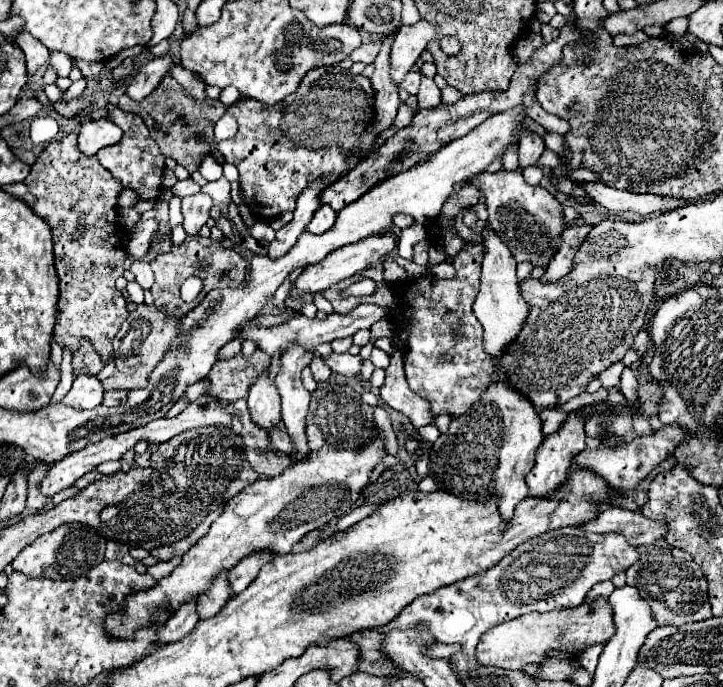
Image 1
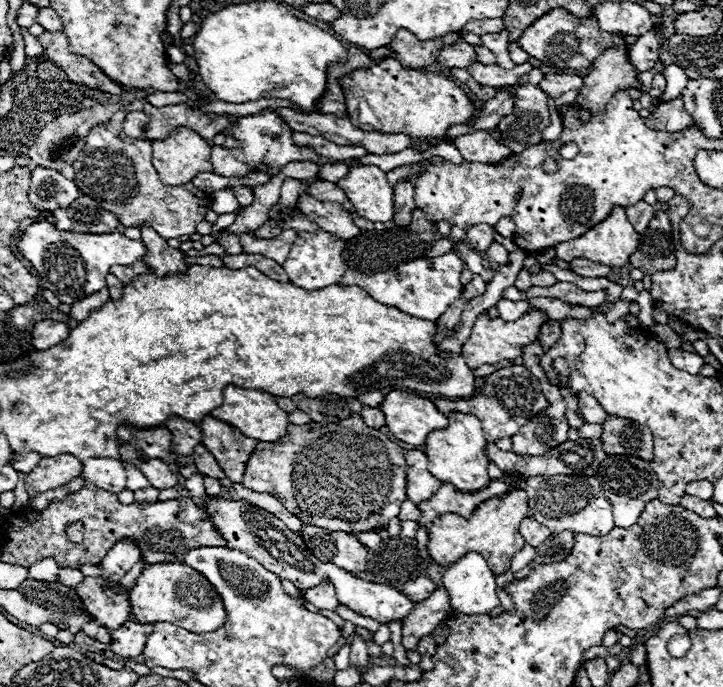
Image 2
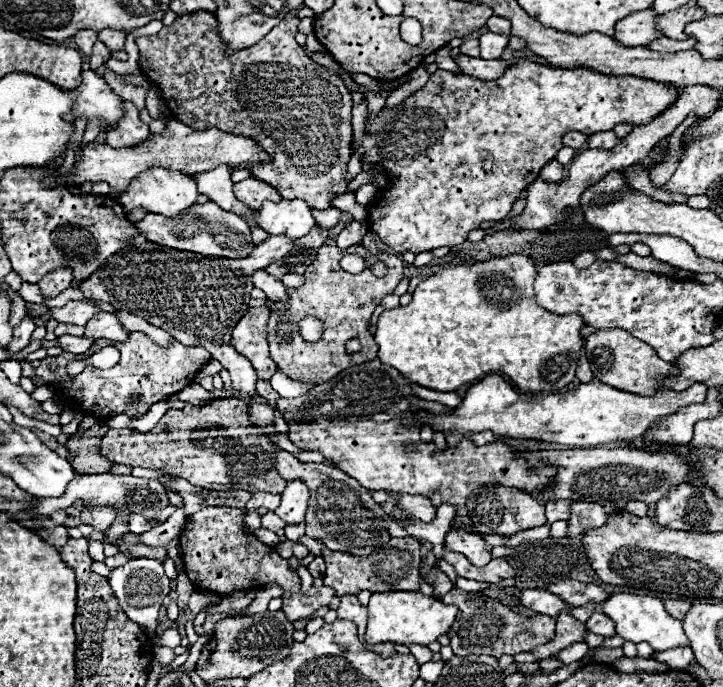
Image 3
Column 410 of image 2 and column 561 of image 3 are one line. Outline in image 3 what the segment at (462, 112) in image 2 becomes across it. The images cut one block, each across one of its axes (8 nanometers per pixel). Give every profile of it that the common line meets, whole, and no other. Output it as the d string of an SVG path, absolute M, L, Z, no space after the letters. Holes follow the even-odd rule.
M518 60L516 64L512 64L504 76L496 78L496 80L476 80L476 78L468 78L464 74L452 74L446 70L436 70L430 80L426 82L424 88L420 88L418 92L414 92L412 96L408 96L400 106L394 108L382 108L376 116L368 116L366 118L366 128L364 128L364 138L360 142L360 146L356 146L352 142L352 152L360 154L362 162L372 164L374 168L380 168L380 172L386 176L386 184L378 188L376 198L370 200L370 204L366 206L368 216L368 228L386 244L390 246L394 252L404 254L404 252L426 252L426 250L434 250L440 246L458 246L462 244L468 234L472 230L478 230L482 222L492 222L492 220L504 220L508 216L508 212L512 210L514 202L518 200L520 192L526 190L536 178L538 172L558 154L560 146L560 138L562 134L568 134L572 130L580 130L584 134L596 134L596 132L606 132L612 130L616 124L648 124L652 118L656 118L660 112L664 112L676 98L678 98L678 90L668 88L666 84L654 82L654 80L644 80L644 78L636 78L636 76L604 76L600 72L594 72L590 68L554 68L554 66L542 66L542 64L534 64L528 60Z

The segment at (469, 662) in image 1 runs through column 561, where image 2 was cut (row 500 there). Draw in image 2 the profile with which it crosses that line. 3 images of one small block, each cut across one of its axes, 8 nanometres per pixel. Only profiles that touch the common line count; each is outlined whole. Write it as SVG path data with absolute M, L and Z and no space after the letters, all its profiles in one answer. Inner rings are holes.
M532 476L524 490L528 494L528 514L552 534L570 530L574 534L604 536L614 528L612 506L594 476Z

